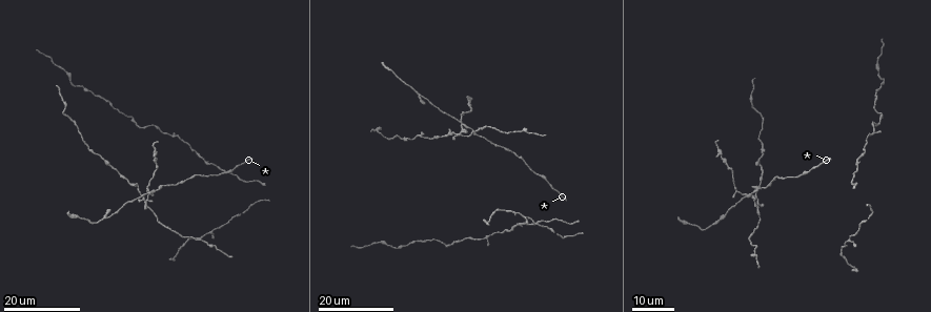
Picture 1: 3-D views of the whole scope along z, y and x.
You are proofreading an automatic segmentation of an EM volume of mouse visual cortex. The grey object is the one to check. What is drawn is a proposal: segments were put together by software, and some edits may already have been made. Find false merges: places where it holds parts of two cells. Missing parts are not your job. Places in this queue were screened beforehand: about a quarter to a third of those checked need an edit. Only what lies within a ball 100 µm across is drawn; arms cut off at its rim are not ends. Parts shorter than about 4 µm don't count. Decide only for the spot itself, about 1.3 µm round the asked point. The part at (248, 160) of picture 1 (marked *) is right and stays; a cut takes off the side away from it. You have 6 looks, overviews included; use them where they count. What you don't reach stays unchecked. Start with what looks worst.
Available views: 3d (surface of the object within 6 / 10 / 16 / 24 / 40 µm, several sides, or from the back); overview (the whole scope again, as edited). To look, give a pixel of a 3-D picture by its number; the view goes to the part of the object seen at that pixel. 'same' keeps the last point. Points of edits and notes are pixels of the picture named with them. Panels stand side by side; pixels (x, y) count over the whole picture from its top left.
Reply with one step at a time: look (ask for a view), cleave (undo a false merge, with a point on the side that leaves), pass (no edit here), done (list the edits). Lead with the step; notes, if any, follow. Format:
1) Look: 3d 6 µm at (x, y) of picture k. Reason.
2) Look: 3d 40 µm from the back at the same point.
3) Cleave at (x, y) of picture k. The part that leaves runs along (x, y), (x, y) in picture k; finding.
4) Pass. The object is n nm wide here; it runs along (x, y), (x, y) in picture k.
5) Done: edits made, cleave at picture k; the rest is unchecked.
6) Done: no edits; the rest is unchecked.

Look: 3d 16 µm at (849, 237) of picture 1. Thin neck.

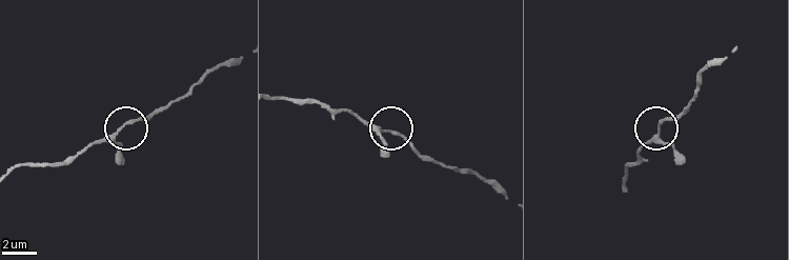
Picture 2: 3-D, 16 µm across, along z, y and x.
Look: 3d 10 µm at (658, 129) of picture 2. Closer look.

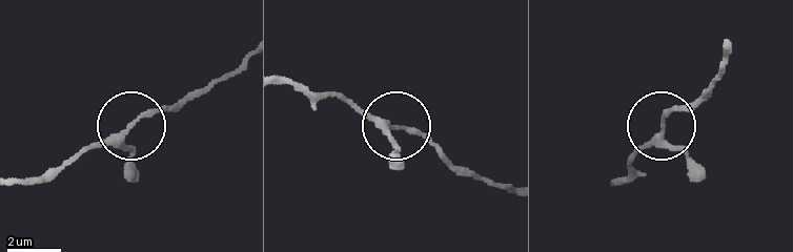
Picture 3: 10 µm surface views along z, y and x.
Pass. Continuous, no second cell.

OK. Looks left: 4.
Look: 3d 24 µm at (544, 179) of picture 1.

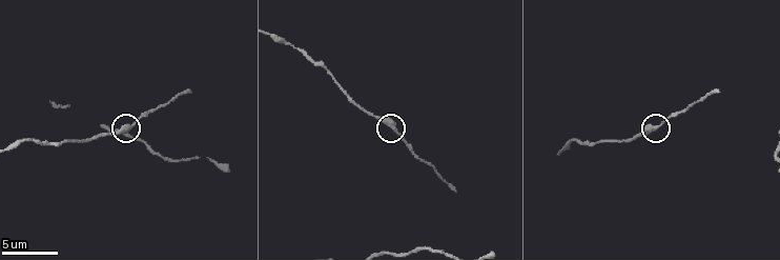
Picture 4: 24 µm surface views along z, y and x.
Look: 3d 10 µm at (394, 129) of picture 4.

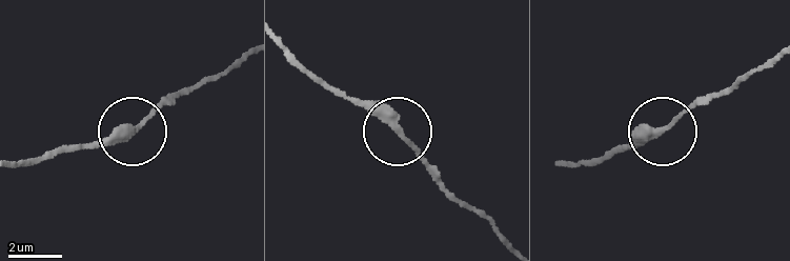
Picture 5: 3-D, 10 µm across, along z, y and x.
Pass. It runs along (777, 54), (752, 76), (689, 105), (664, 131), (623, 146) in picture 5; one cell here.

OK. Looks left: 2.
Look: 3d 10 µm at (159, 156) of picture 4.

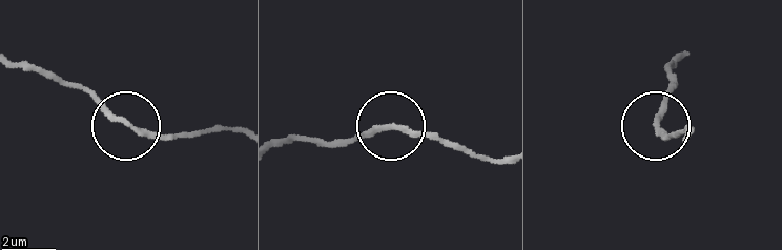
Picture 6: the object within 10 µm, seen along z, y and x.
Look: 3d 10 µm from the back at (389, 127) of picture 6. Other side.

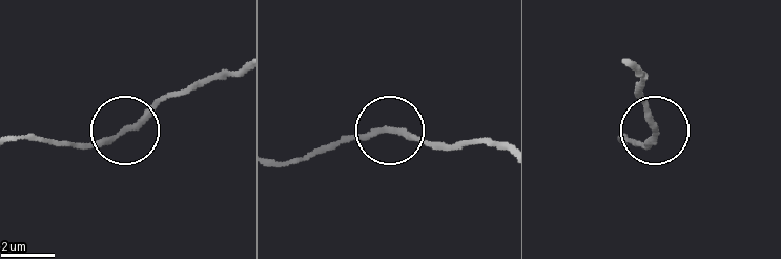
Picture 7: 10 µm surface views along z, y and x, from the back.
Pass. Continuous, no second cell.

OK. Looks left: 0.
Done: no edits; the rest is unchecked.

